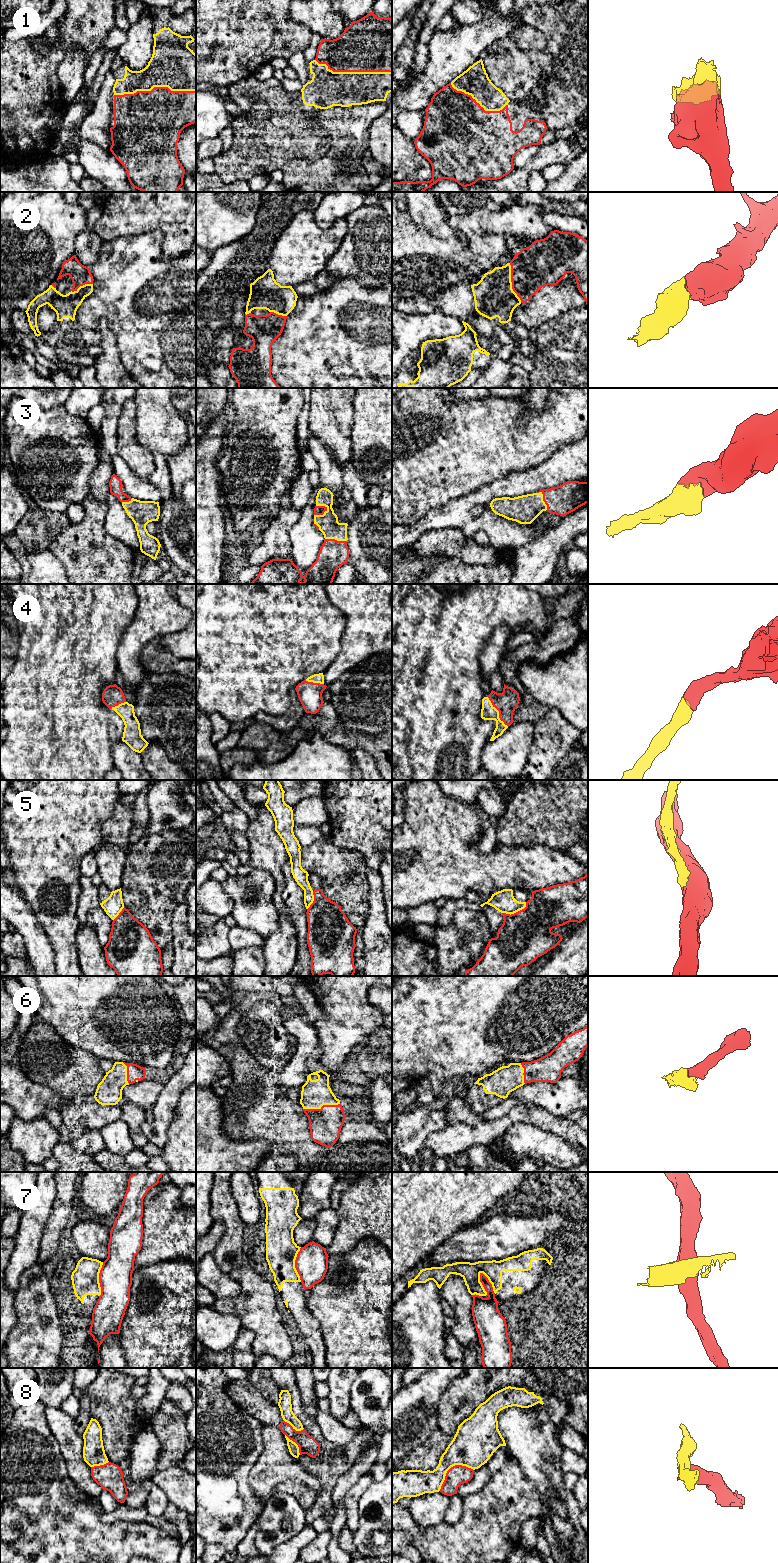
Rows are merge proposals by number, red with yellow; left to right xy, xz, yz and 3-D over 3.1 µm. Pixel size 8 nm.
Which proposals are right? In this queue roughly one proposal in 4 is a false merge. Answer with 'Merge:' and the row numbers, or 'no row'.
Merge: 1, 2, 3, 4, 6

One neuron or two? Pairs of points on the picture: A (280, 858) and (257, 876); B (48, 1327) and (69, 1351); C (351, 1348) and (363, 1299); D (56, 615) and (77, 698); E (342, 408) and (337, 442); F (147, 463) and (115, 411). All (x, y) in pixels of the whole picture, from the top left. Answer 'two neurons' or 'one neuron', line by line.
A: two neurons
B: two neurons
C: one neuron
D: one neuron
E: one neuron
F: two neurons

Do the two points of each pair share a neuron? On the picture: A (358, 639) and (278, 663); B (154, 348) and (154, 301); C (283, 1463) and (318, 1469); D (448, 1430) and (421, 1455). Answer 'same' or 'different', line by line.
A: different
B: same
C: different
D: same

